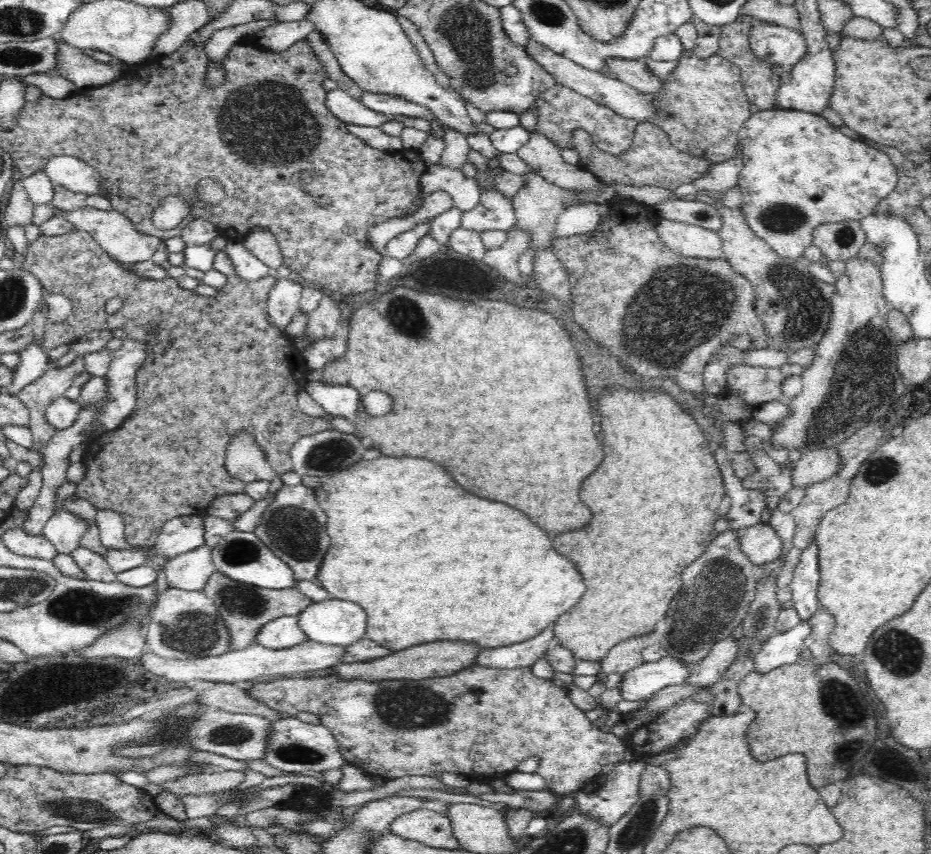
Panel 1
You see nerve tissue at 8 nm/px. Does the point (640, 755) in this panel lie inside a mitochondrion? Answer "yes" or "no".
no

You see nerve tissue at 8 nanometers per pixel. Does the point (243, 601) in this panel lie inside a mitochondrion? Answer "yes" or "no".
yes

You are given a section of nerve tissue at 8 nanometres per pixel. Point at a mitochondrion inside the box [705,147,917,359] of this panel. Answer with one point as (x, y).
(803, 300)

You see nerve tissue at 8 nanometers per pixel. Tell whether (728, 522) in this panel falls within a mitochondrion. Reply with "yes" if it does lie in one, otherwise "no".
no

